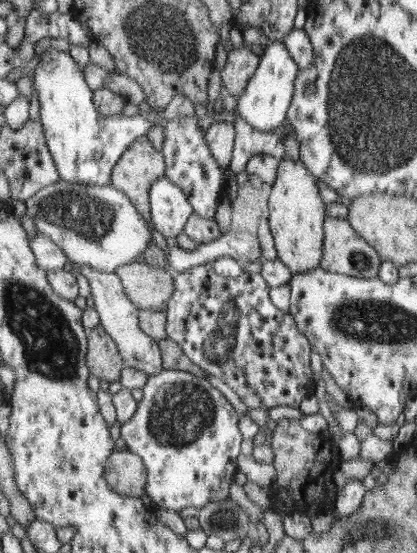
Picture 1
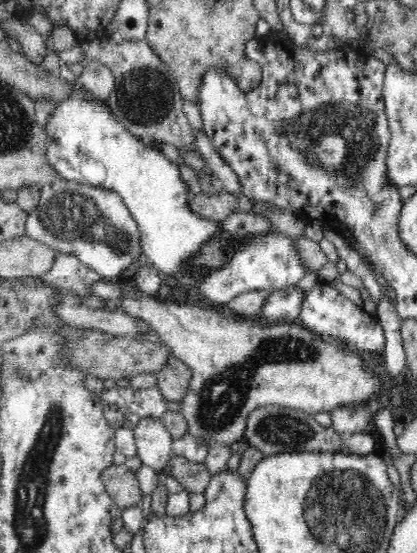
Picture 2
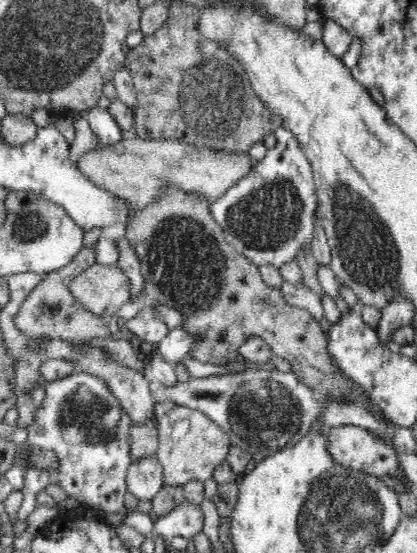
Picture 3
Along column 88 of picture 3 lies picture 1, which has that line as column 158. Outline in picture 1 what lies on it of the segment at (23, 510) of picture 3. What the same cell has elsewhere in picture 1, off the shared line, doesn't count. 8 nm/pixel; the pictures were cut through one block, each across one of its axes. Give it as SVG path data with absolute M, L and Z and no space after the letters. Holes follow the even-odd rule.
M163 369L163 372L148 377L142 390L144 397L132 418L122 423L120 437L126 443L126 450L138 455L147 467L146 492L151 501L157 508L180 513L189 506L200 510L208 503L226 499L230 495L232 478L237 473L236 458L242 442L238 414L228 398L214 388L205 375L180 370Z

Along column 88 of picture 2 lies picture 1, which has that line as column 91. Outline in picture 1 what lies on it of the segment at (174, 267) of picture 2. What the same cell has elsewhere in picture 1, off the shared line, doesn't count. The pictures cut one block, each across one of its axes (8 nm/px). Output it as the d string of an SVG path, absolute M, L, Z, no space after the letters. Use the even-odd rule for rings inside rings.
M52 48L42 53L38 60L40 63L36 67L33 86L36 87L40 99L39 119L43 124L47 147L55 159L60 180L80 185L109 185L116 163L137 138L148 134L148 130L152 128L153 120L140 114L129 117L121 112L112 115L101 113L95 104L92 104L92 92L84 82L85 74L78 70L78 64L70 56L70 53L59 52L58 49Z

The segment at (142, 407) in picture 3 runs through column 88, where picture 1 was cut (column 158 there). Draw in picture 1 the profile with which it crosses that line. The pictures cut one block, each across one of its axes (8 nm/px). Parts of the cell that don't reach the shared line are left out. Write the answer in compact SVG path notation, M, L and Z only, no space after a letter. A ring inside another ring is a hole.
M81 266L81 273L89 282L93 304L99 314L99 324L115 339L126 366L144 371L148 377L163 372L159 343L145 334L138 326L139 308L127 297L120 277L115 272L102 272L89 266Z

